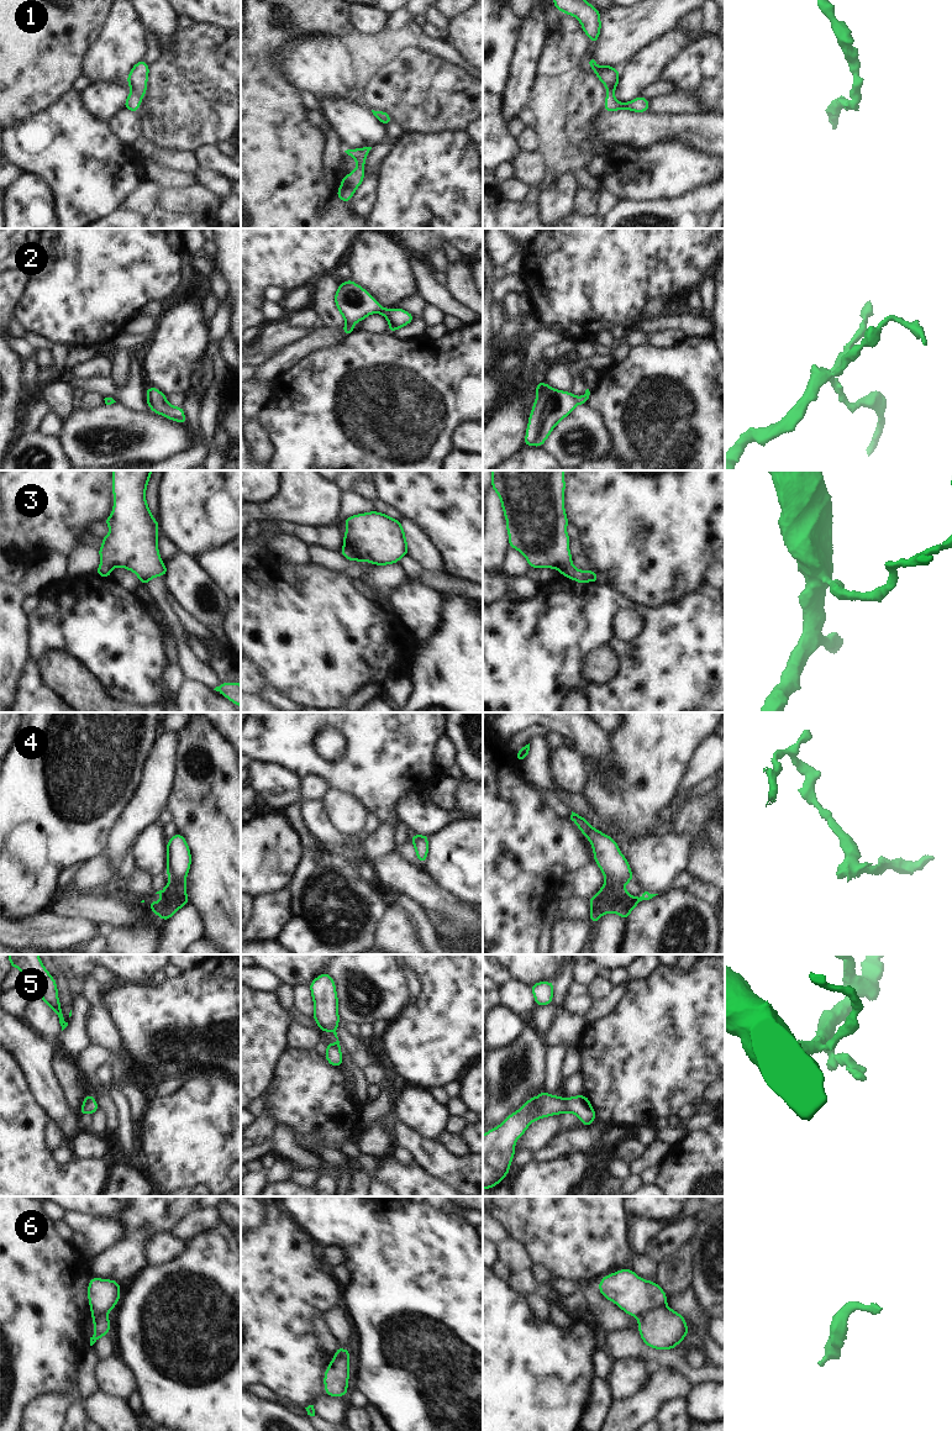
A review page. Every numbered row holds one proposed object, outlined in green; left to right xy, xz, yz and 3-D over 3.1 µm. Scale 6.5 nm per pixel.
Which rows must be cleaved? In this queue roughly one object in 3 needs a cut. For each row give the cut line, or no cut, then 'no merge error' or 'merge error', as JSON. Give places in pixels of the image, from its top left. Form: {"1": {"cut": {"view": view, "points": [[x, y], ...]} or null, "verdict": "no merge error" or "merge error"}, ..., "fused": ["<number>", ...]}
{"1": {"cut": null, "verdict": "no merge error"}, "2": {"cut": null, "verdict": "no merge error"}, "3": {"cut": null, "verdict": "no merge error"}, "4": {"cut": null, "verdict": "no merge error"}, "5": {"cut": null, "verdict": "no merge error"}, "6": {"cut": {"view": "yz", "points": [[666, 1304], [653, 1306], [637, 1318]]}, "verdict": "merge error"}, "fused": ["6"]}

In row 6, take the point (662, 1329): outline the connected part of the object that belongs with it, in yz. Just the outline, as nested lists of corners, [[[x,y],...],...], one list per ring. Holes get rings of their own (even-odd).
[[[667,1305],[653,1308],[637,1321],[642,1341],[659,1351],[675,1348],[689,1333],[687,1320]]]

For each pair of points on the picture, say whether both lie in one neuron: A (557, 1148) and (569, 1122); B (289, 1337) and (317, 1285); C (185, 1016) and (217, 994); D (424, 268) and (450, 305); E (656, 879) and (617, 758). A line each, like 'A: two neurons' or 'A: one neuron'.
A: two neurons
B: one neuron
C: one neuron
D: one neuron
E: two neurons

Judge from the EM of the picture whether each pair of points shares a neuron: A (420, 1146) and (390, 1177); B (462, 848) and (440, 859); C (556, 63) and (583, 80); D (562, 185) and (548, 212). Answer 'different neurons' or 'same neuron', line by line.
A: different neurons
B: same neuron
C: different neurons
D: same neuron

